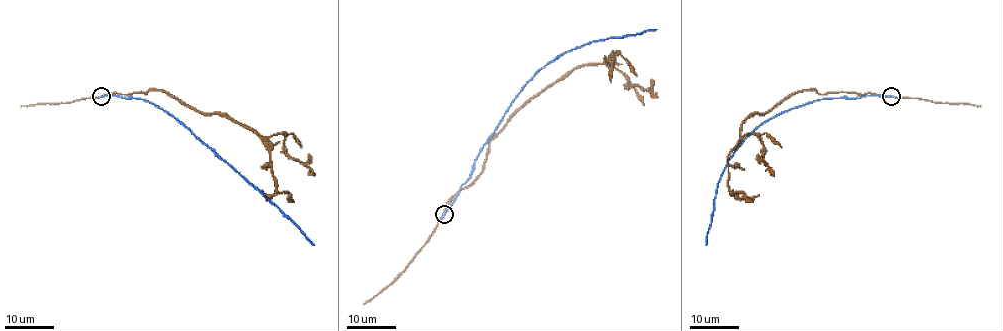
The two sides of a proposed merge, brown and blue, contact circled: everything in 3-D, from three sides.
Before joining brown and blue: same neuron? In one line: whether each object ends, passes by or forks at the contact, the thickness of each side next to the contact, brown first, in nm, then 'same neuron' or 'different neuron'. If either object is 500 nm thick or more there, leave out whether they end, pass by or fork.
brown passes by; blue ends; calibres 200 and 240 nm; different neuron

